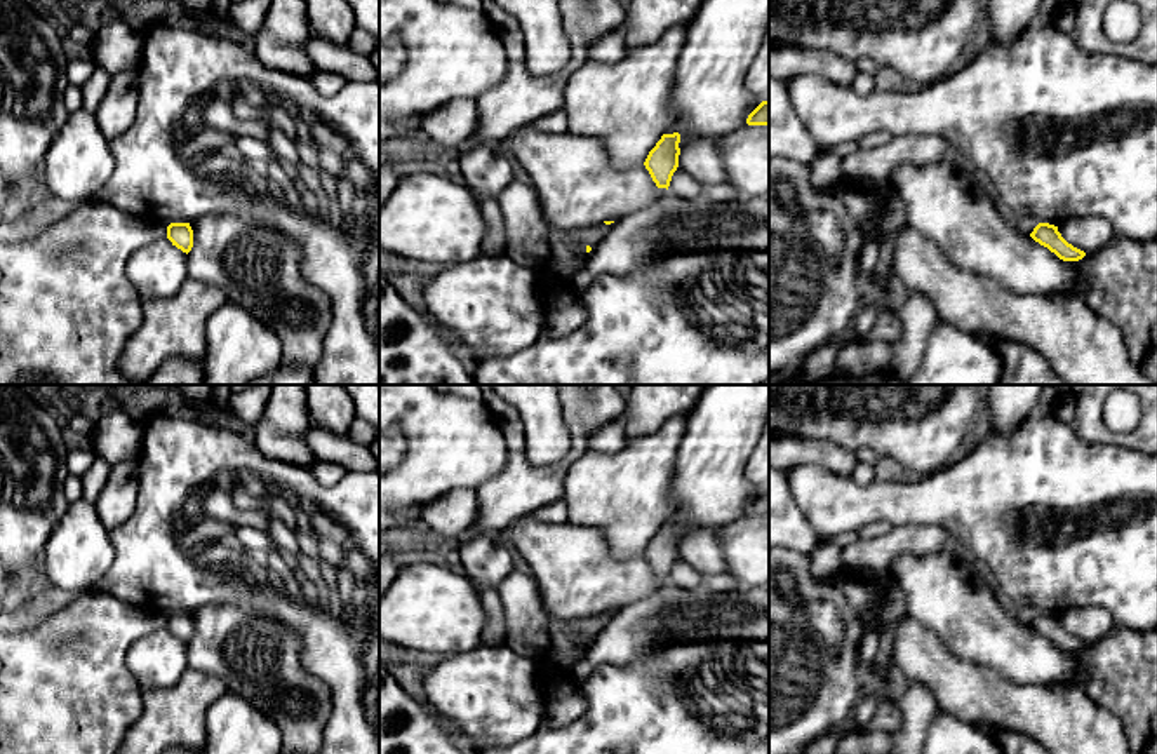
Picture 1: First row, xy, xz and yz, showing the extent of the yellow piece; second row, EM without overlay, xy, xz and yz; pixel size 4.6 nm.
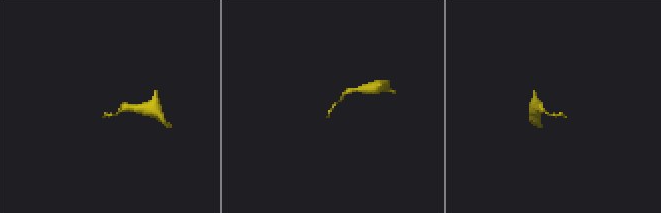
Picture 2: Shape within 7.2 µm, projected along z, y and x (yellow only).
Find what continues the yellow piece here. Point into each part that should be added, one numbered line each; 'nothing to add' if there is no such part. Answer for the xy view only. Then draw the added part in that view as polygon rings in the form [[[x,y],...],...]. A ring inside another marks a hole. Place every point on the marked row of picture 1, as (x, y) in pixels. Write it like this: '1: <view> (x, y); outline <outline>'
nothing to add

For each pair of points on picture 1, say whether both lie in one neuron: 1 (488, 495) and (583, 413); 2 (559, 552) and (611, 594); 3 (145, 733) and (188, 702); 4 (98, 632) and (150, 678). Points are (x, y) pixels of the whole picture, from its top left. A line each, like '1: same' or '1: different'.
1: same
2: same
3: same
4: different

